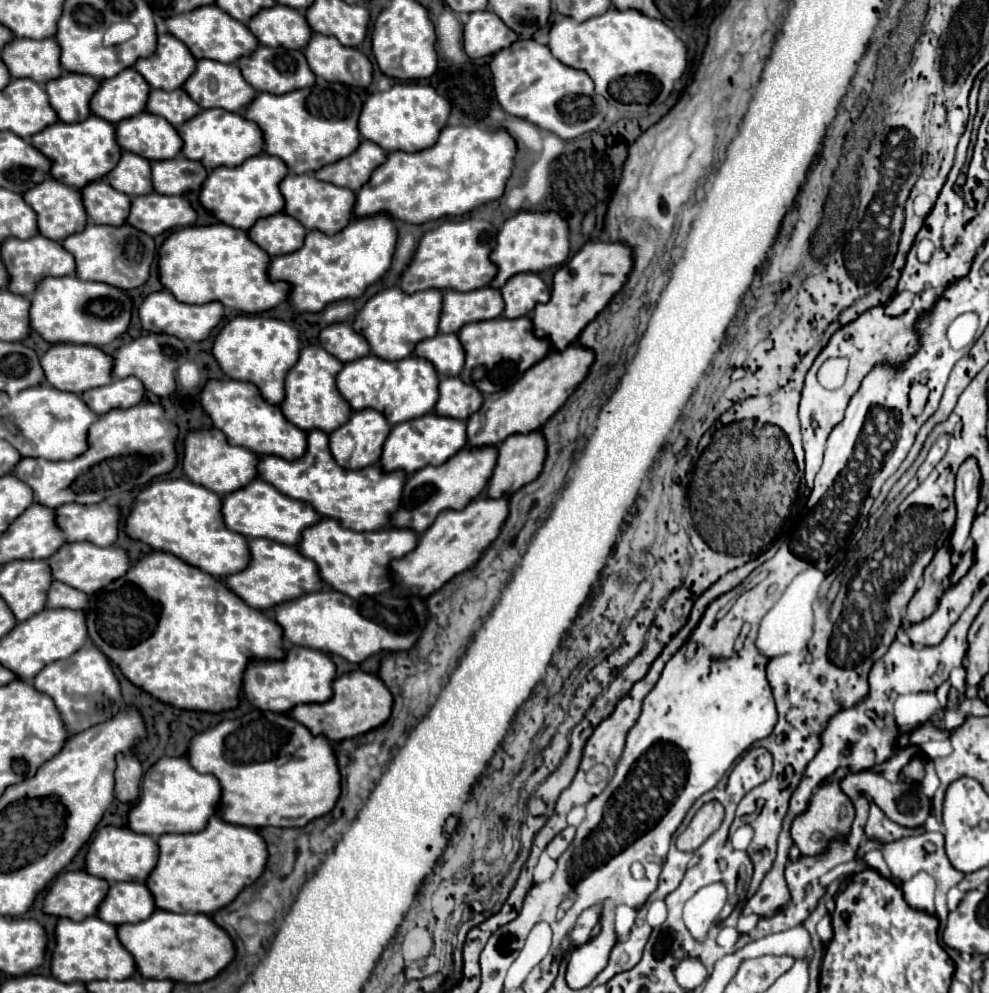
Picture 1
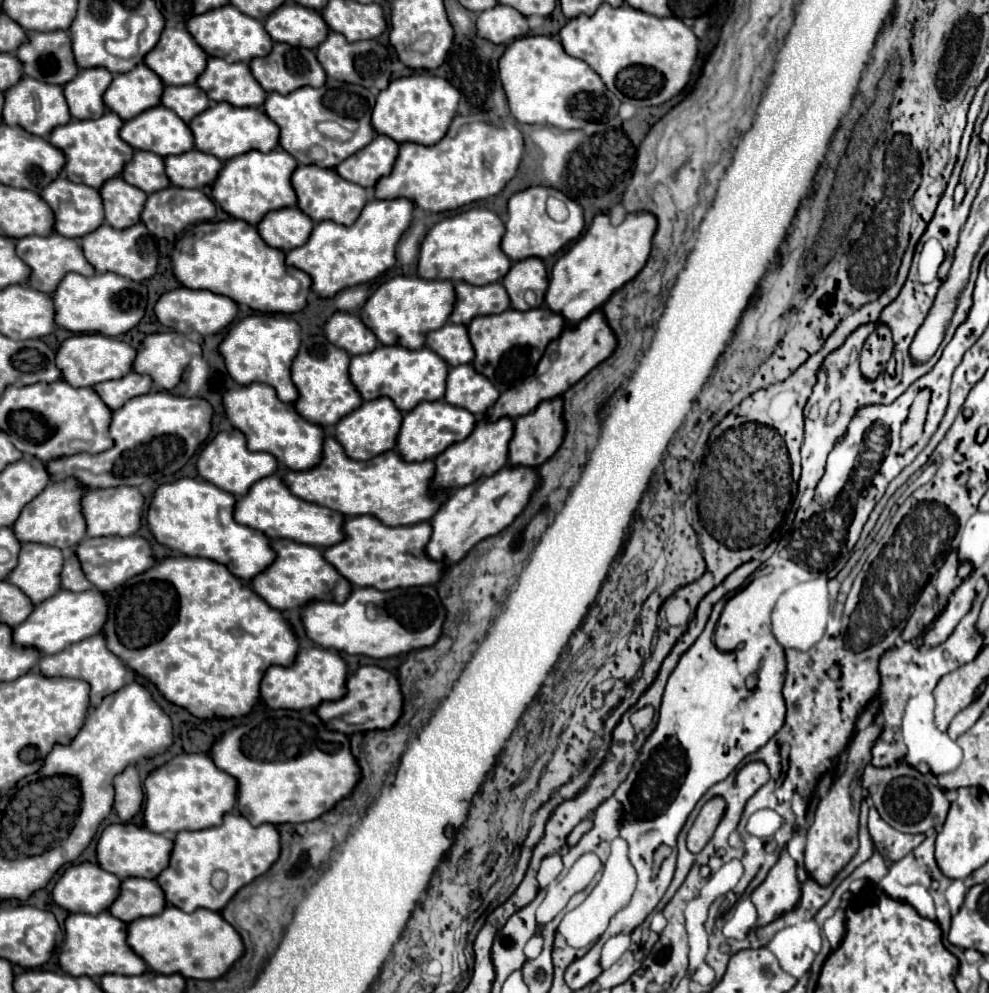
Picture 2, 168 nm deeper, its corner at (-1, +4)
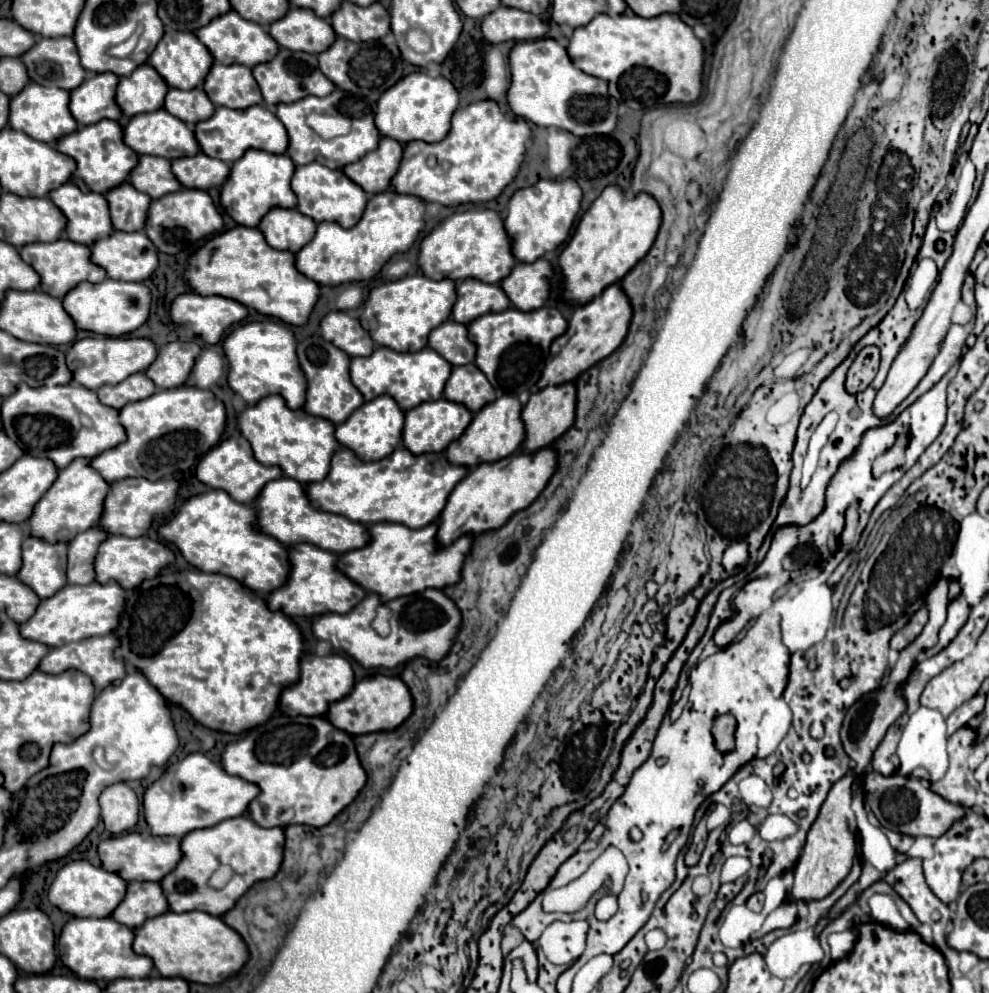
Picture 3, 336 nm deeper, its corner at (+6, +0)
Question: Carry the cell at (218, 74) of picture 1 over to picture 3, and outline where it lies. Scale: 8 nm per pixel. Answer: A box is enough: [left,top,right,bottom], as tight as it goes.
[202,62,262,110]

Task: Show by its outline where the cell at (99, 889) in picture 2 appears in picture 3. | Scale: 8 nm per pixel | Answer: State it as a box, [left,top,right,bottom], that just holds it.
[48,860,126,918]

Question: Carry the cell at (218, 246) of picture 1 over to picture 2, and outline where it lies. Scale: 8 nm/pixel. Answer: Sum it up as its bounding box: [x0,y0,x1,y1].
[171,220,311,314]

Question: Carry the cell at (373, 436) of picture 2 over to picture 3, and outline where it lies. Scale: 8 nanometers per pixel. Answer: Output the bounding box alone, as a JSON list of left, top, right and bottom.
[336,396,404,462]

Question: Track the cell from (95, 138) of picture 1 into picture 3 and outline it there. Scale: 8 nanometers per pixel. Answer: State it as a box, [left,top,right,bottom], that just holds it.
[56,120,138,194]

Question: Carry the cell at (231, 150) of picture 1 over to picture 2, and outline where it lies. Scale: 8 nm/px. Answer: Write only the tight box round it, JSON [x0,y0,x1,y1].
[189,102,279,160]

